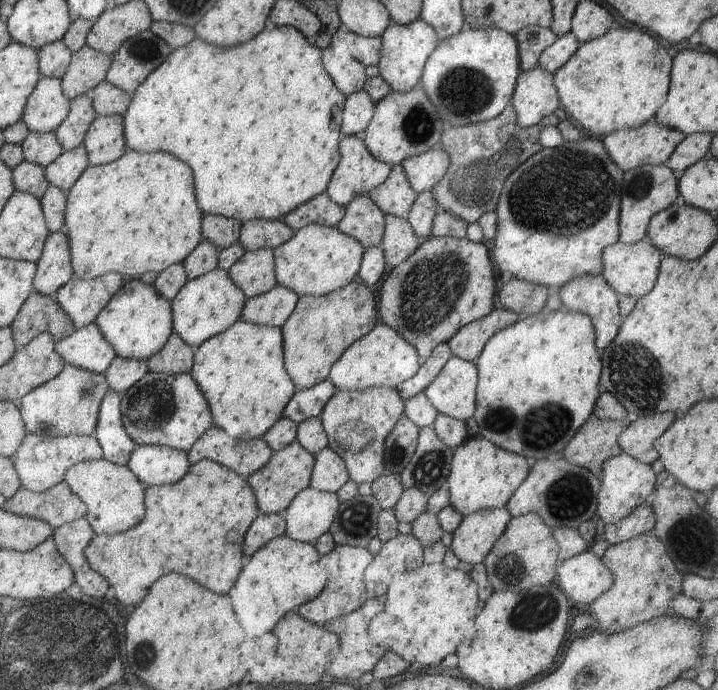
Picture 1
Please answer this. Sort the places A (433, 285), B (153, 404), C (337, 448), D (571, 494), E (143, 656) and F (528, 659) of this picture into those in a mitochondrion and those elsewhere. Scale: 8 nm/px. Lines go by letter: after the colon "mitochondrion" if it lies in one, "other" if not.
A: mitochondrion
B: mitochondrion
C: other
D: mitochondrion
E: mitochondrion
F: other

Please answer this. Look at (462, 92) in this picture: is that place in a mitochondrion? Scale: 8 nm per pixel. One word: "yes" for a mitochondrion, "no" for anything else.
yes

